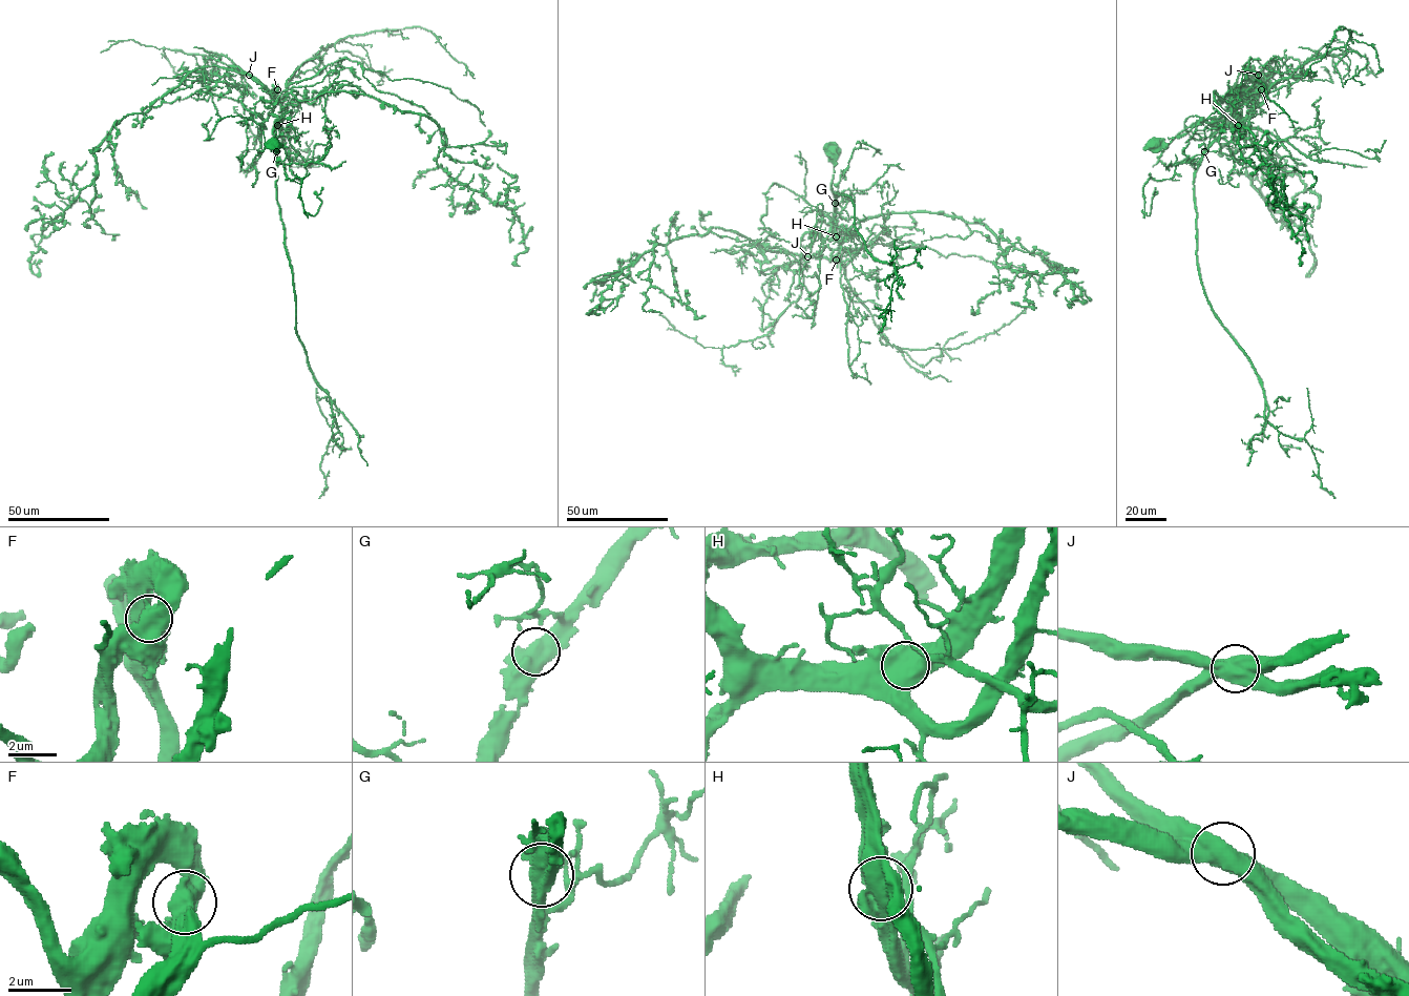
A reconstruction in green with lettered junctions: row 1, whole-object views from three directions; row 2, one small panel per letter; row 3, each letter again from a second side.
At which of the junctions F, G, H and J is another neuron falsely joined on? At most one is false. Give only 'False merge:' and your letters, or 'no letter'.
False merge: J

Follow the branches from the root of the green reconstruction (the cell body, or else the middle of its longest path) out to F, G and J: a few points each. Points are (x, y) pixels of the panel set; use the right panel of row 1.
F: (1155, 145), (1184, 136), (1201, 122), (1221, 120), (1239, 124), (1261, 89)
G: (1155, 145), (1184, 136), (1198, 123), (1221, 120), (1220, 135), (1204, 151)
J: (1155, 145), (1184, 136), (1201, 122), (1240, 123), (1260, 92), (1257, 75)

